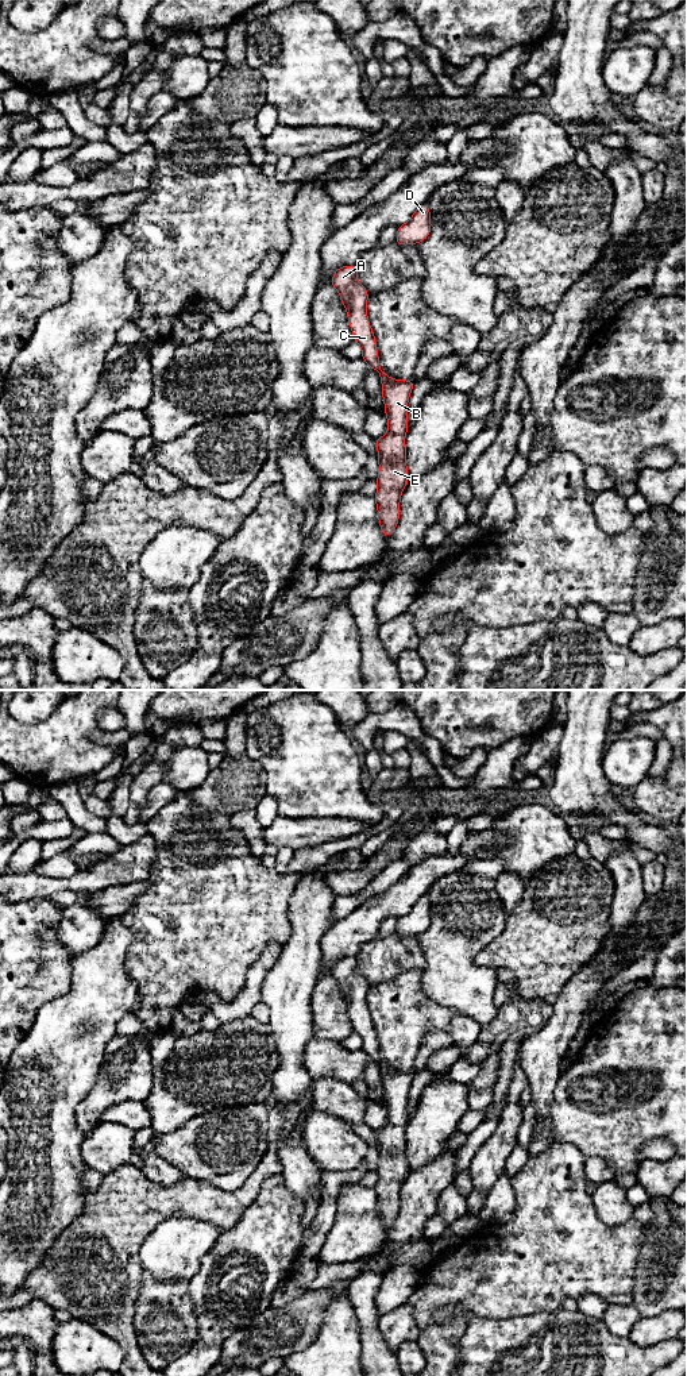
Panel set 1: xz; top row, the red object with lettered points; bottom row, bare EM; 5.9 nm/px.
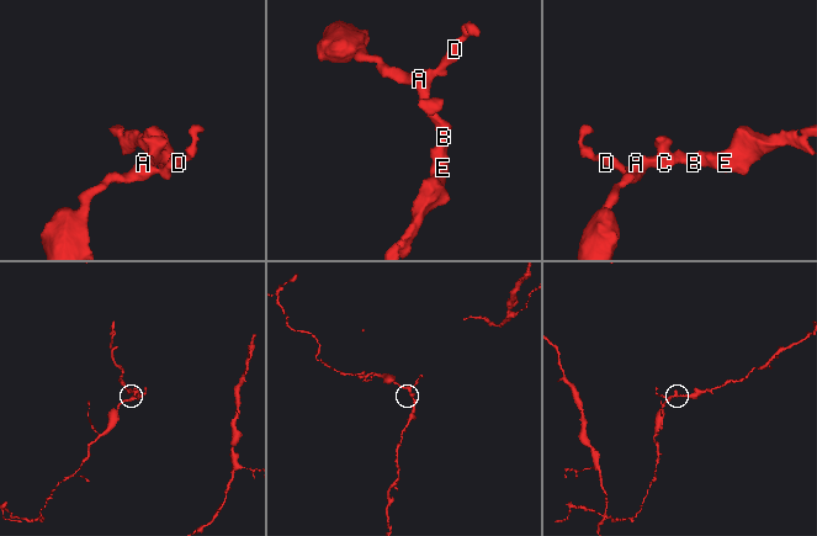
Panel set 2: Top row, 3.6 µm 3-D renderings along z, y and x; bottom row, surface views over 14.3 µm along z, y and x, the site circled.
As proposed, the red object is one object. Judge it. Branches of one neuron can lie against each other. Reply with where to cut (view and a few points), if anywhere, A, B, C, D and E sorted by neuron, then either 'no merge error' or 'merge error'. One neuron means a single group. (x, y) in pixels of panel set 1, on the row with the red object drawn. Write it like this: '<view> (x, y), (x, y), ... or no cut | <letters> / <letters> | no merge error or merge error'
no cut | A B C D E | no merge error

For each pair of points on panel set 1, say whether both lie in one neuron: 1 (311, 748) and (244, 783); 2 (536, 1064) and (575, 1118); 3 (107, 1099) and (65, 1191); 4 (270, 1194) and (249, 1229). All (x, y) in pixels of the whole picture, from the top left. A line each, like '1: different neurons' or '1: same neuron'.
1: different neurons
2: different neurons
3: different neurons
4: same neuron

